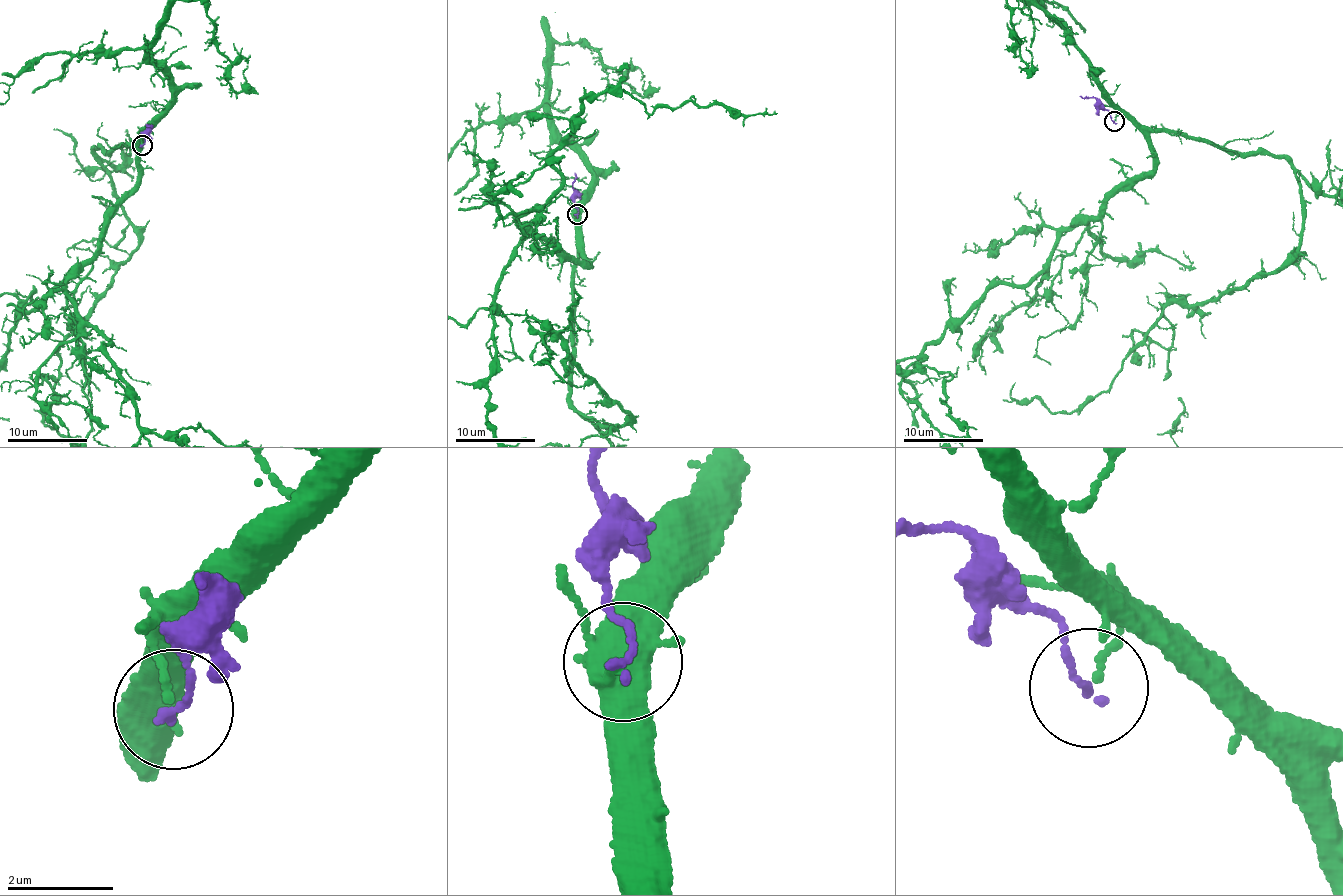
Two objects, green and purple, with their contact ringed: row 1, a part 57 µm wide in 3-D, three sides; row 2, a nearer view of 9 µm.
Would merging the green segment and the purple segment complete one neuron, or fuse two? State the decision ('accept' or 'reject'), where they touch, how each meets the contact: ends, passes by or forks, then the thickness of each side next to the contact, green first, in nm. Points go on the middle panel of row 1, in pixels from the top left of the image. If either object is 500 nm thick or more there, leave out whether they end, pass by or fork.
accept; at (577, 214); green ends there; purple ends there; 130 nm thick on the green side, 160 nm on the other

